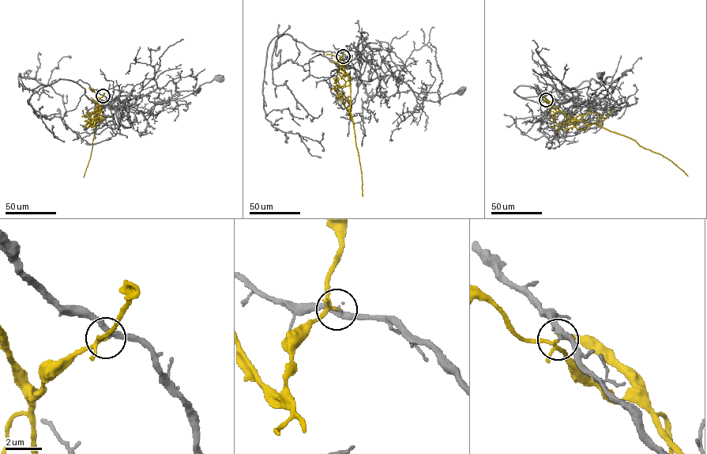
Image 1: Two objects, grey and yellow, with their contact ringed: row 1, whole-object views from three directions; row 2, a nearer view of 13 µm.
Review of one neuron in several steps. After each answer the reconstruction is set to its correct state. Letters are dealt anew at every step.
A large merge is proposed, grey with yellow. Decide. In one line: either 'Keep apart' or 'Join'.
Keep apart

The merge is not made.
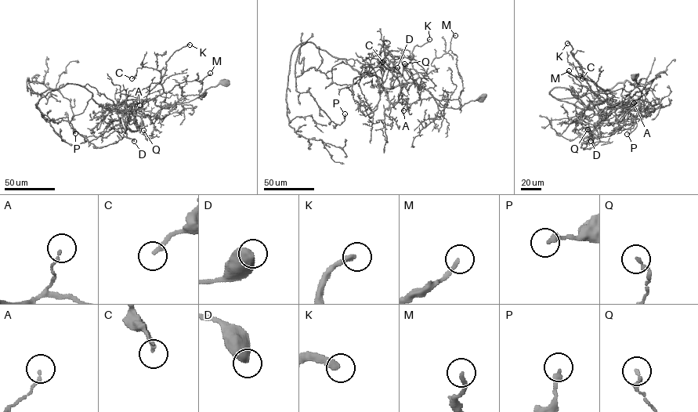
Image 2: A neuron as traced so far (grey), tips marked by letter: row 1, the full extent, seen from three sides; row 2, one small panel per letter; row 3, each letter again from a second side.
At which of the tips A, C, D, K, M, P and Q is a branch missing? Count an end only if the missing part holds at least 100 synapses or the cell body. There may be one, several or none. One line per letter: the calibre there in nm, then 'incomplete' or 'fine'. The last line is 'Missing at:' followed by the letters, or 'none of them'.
A: calibre 120 nm; fine
C: calibre 200 nm; fine
D: calibre 600 nm; fine
K: calibre 280 nm; incomplete
M: calibre 200 nm; fine
P: calibre 280 nm; fine
Q: calibre 170 nm; fine
Missing at: K

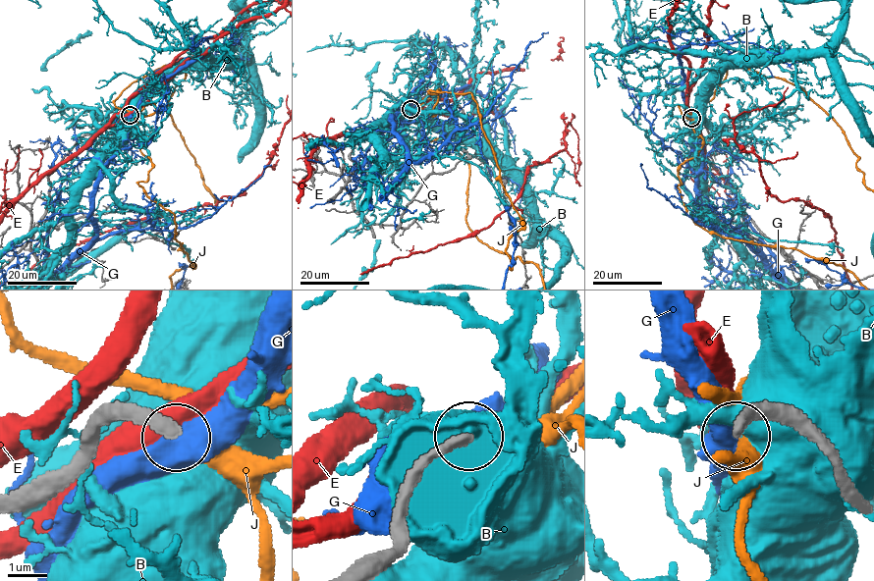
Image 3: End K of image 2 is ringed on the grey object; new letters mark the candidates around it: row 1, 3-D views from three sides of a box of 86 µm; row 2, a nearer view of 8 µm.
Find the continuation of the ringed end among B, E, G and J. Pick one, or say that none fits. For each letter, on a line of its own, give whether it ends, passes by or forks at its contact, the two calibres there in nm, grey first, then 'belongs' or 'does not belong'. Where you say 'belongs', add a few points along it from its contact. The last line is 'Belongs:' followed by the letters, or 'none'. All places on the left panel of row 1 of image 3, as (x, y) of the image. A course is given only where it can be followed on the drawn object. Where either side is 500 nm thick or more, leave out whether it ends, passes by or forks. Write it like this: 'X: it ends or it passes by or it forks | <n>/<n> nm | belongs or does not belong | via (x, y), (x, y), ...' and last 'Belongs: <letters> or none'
B: 380/750 nm | does not belong
E: 380/600 nm | does not belong
G: 320/600 nm | does not belong
J: it forks | 320/160 nm | belongs
Belongs: J

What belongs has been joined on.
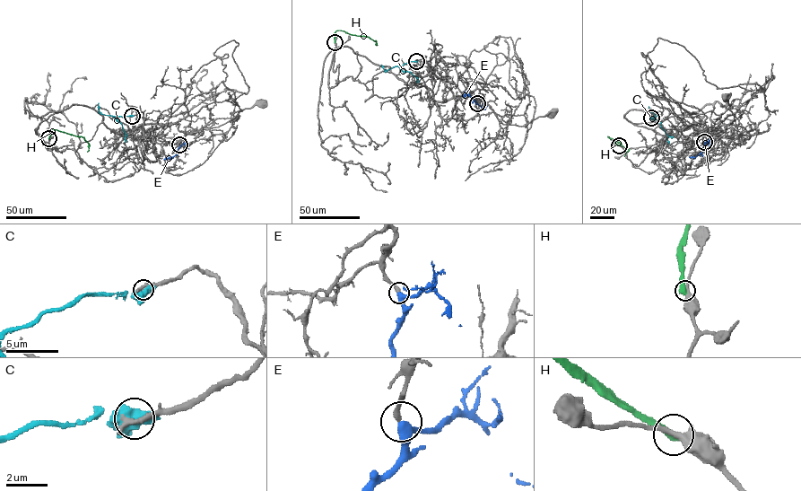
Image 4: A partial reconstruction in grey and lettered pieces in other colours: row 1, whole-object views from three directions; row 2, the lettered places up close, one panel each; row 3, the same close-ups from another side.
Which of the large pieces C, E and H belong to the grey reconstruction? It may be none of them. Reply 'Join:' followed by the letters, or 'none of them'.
Join: E

